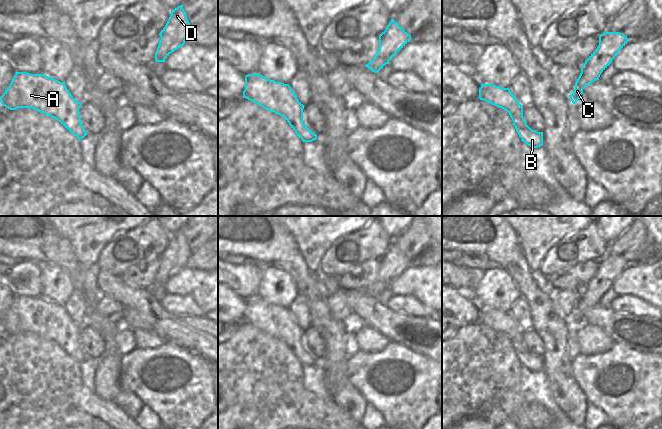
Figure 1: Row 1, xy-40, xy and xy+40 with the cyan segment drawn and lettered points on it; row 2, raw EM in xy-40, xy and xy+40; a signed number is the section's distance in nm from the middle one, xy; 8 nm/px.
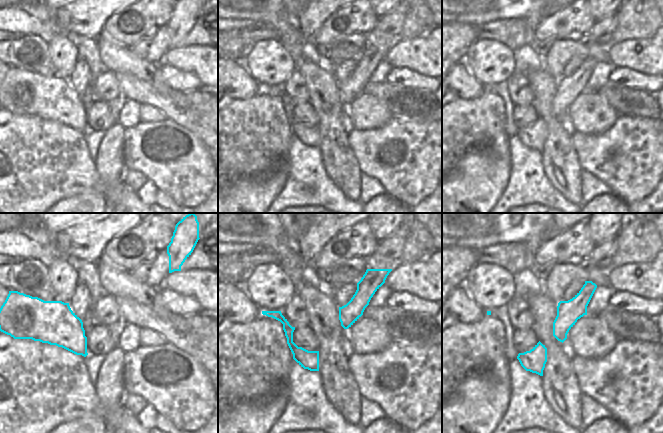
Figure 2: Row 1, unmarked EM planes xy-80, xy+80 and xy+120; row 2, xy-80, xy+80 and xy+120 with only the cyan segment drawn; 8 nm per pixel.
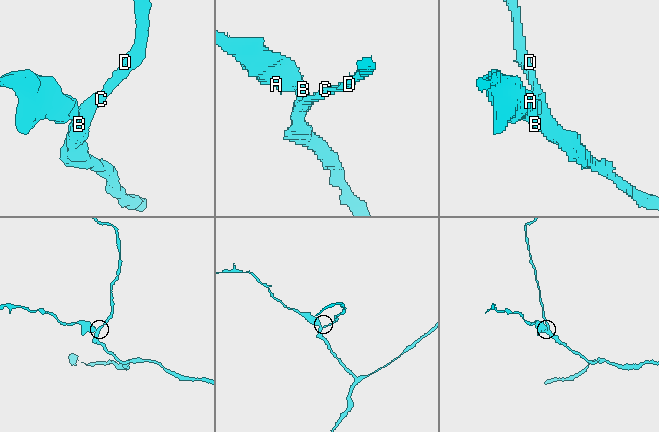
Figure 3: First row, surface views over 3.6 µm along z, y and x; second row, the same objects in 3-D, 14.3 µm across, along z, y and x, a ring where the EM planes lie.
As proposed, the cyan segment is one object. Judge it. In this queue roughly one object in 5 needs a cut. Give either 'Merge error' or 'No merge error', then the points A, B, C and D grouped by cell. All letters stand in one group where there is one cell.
No merge error. Groups: A B C D.

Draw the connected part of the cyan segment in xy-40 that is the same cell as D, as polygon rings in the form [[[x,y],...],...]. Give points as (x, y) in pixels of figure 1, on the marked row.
[[[183,5],[171,10],[165,27],[159,33],[161,39],[155,53],[155,61],[165,62],[172,52],[185,44],[191,30]]]

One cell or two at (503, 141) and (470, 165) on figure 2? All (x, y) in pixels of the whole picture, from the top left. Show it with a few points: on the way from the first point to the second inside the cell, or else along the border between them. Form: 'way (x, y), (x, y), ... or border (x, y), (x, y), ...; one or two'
way (503, 153), (501, 160), (482, 165); one

